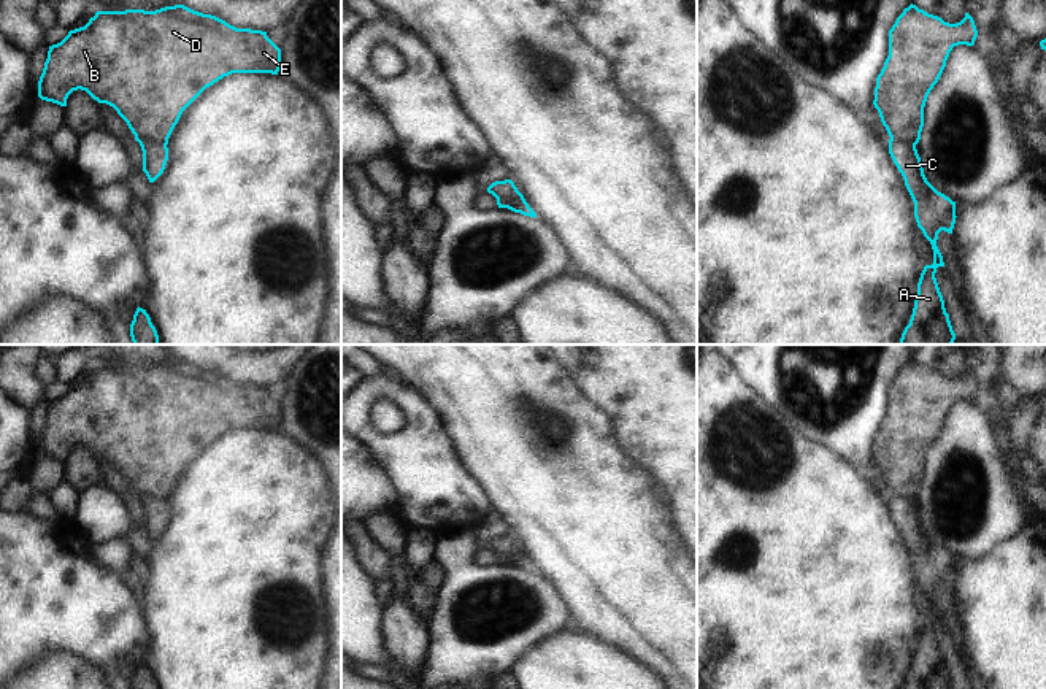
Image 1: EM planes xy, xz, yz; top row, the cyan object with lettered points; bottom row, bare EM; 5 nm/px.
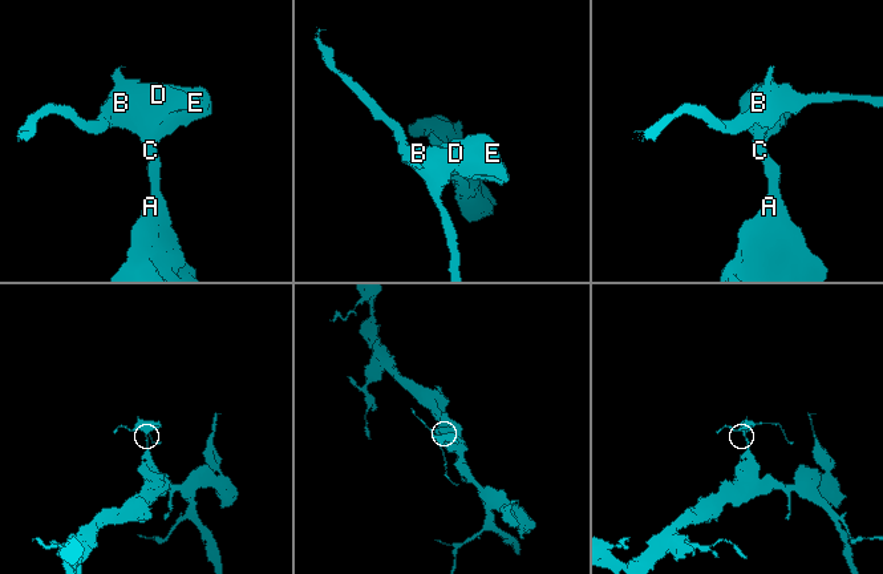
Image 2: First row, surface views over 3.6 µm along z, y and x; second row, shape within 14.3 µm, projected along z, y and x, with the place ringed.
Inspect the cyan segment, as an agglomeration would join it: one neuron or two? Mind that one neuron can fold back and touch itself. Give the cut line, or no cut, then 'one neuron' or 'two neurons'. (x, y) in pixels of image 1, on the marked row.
xy (135, 135), (151, 138), (165, 146) | two neurons

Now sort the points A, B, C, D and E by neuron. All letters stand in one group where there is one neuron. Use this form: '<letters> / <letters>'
A C / B D E

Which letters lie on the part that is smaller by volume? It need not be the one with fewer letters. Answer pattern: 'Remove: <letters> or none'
Remove: B, D, E

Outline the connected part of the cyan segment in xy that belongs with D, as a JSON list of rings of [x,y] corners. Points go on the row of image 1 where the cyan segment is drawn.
[[[184,5],[156,11],[97,11],[84,27],[49,46],[38,81],[38,97],[67,106],[73,90],[86,90],[113,106],[138,138],[163,146],[183,111],[210,86],[232,73],[278,75],[281,49],[267,32],[237,29]]]

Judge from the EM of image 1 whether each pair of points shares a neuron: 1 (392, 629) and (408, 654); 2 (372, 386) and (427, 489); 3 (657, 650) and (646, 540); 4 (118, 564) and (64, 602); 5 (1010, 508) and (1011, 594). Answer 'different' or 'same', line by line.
1: same
2: same
3: same
4: different
5: different

